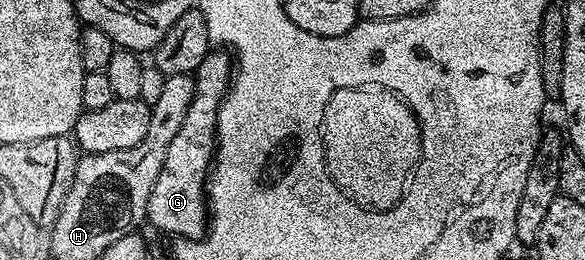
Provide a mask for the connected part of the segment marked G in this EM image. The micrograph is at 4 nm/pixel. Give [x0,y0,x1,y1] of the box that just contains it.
[147,50,234,239]

